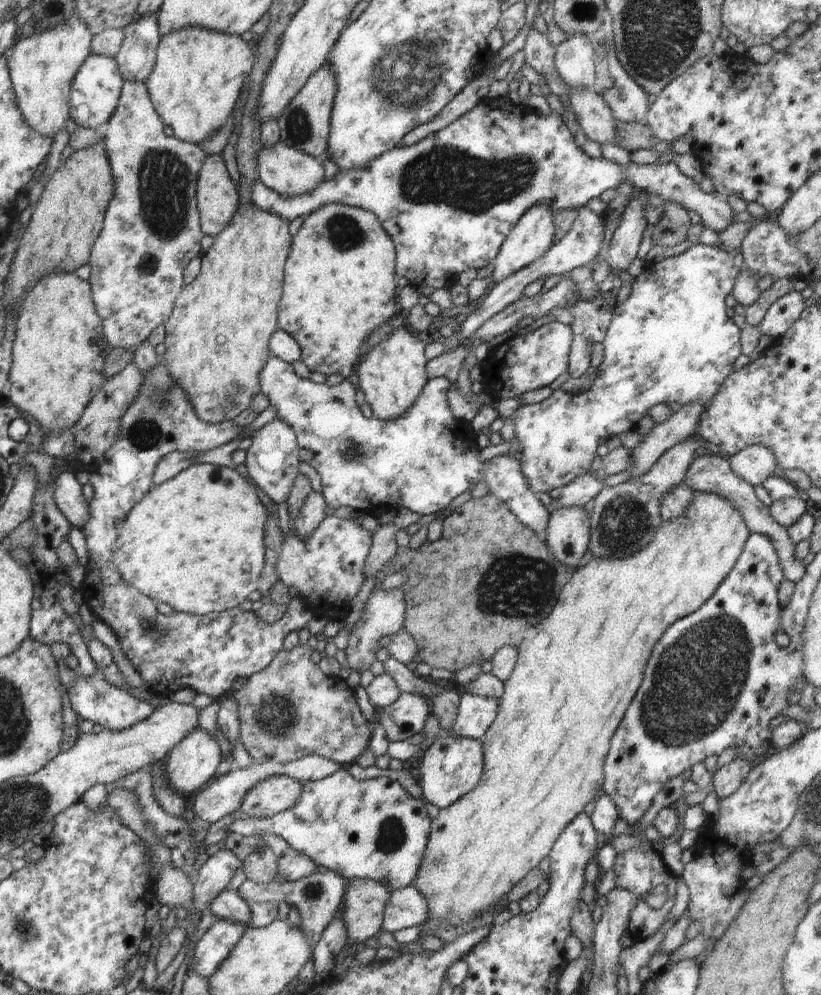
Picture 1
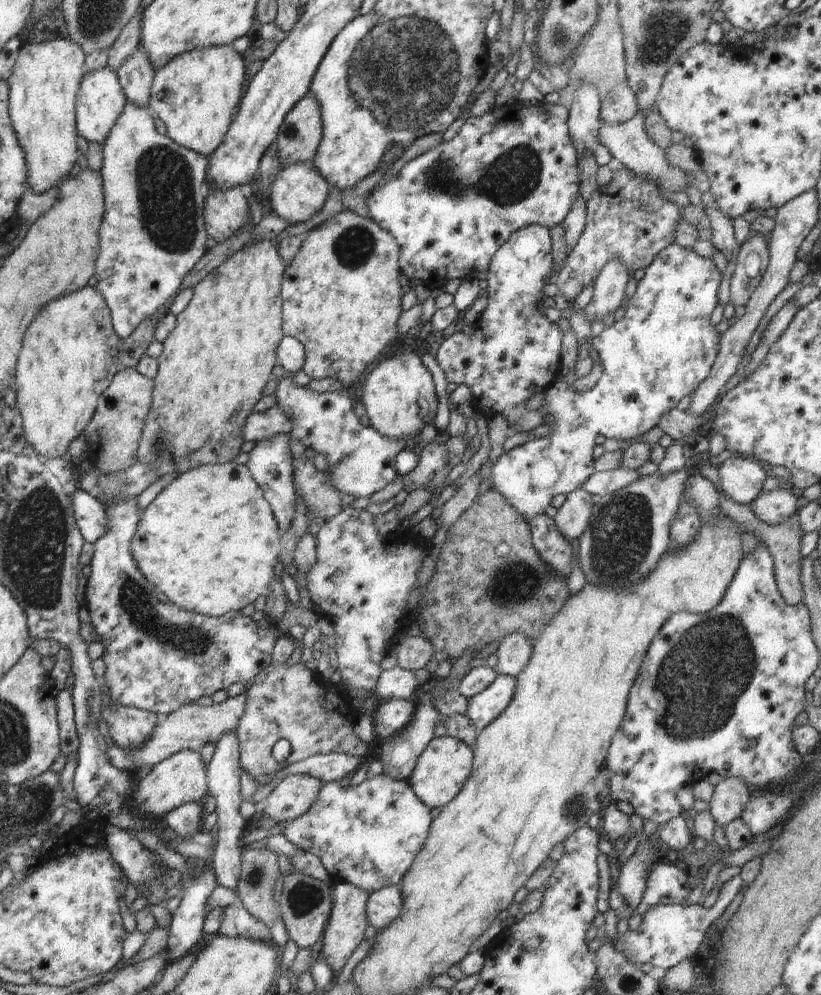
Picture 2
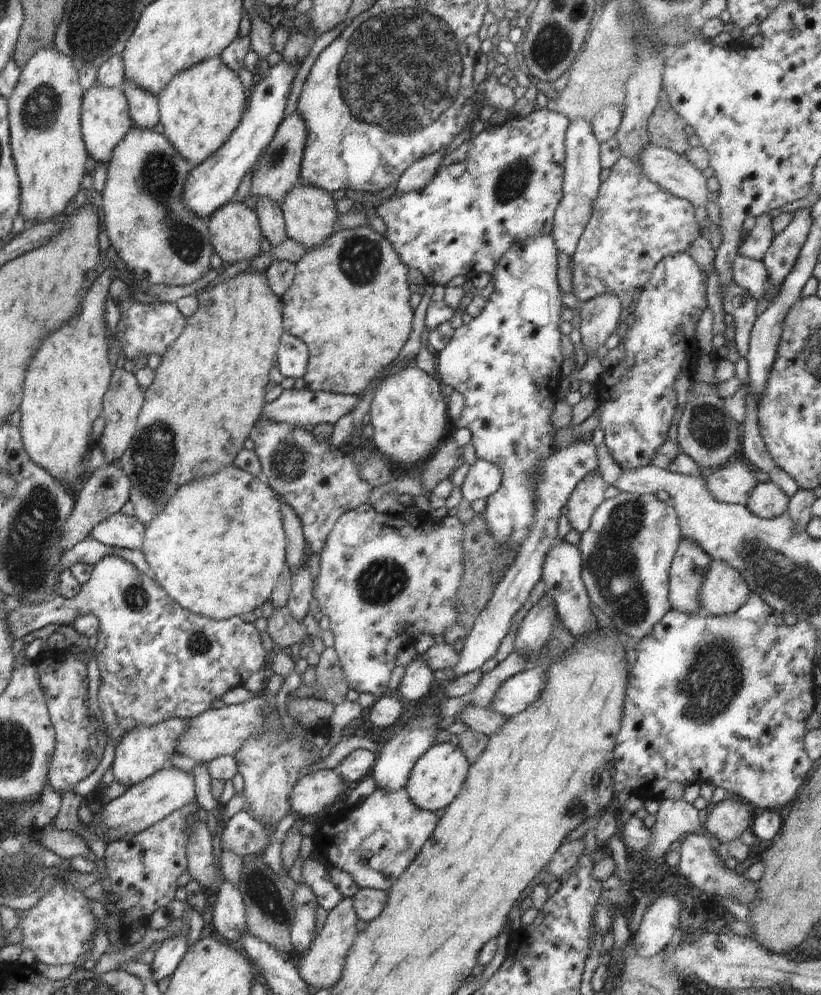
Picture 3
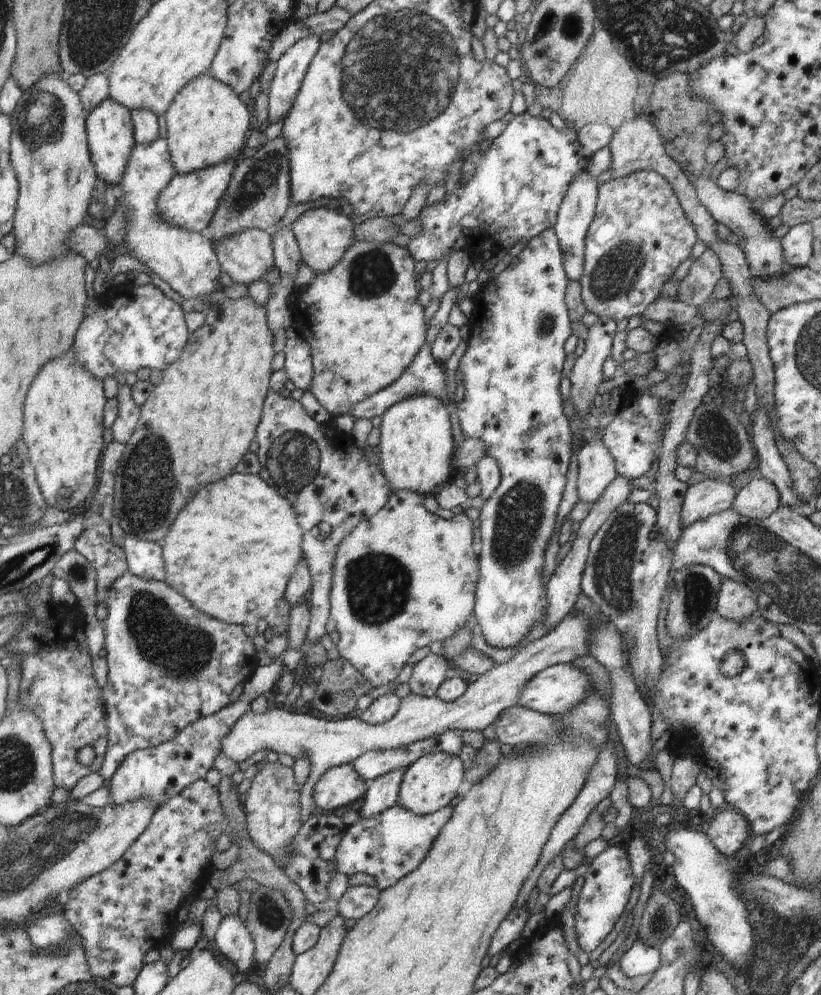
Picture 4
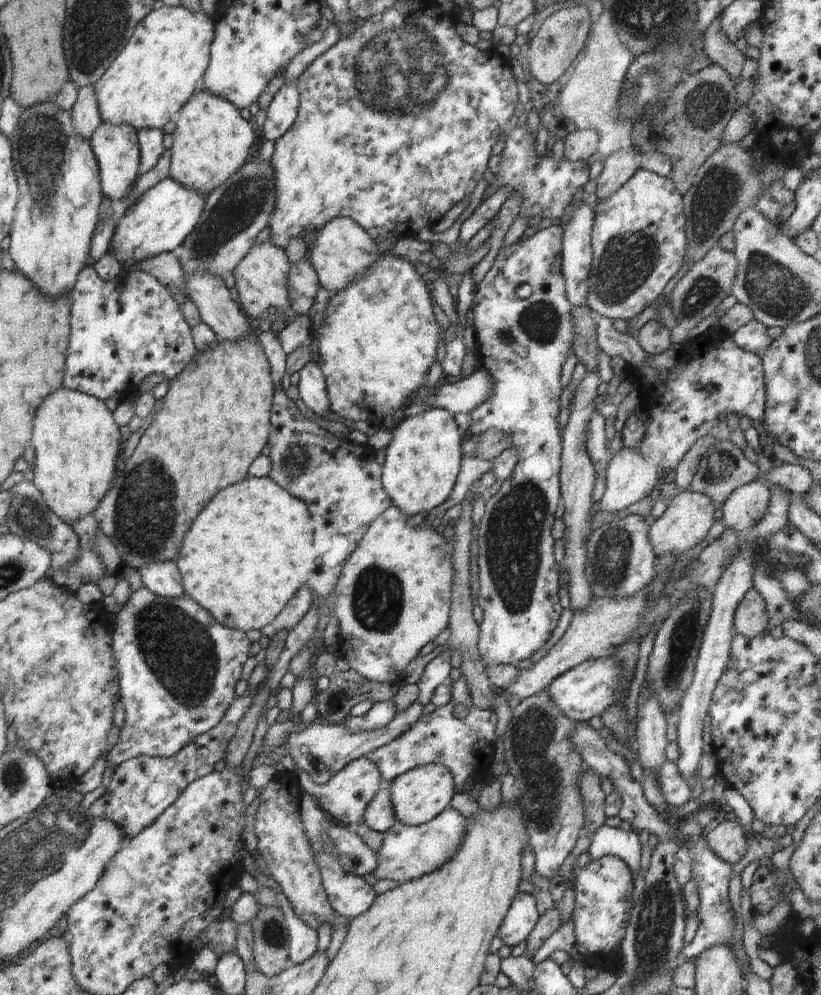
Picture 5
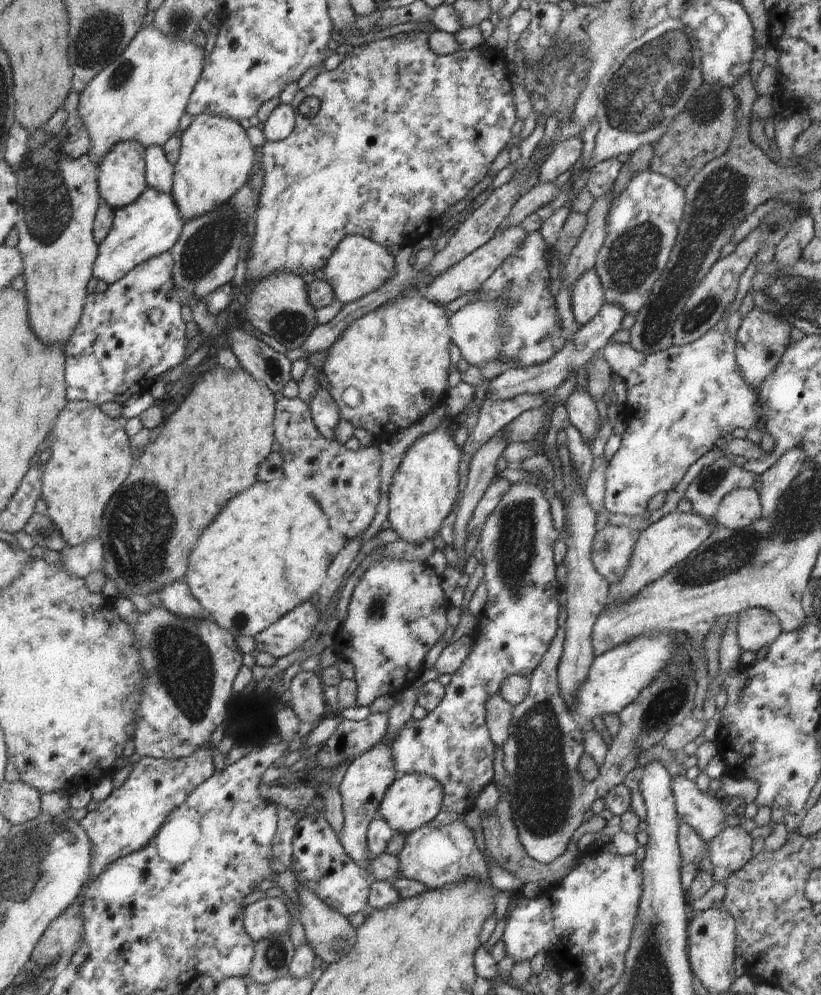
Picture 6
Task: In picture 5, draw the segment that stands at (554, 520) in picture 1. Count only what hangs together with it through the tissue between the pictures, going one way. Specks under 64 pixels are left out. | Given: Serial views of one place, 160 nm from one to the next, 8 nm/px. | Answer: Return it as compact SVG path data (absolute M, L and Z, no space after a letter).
M594 411L591 414L586 439L588 456L592 461L597 476L600 475L601 477L605 476L609 460L613 456L606 444L605 419L598 411Z

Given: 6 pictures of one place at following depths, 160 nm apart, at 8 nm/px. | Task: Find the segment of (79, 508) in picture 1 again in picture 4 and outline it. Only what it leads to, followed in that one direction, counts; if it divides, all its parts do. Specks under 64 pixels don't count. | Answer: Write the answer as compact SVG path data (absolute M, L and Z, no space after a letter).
M125 534L123 550L130 573L145 581L165 582L165 562L160 544Z

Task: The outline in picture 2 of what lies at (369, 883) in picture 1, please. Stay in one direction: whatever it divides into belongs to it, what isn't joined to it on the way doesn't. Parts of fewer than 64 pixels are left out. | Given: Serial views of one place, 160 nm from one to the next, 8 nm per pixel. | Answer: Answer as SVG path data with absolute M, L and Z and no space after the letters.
M336 881L332 888L333 908L329 912L328 922L323 937L317 946L316 956L324 960L335 975L348 962L348 958L352 956L352 953L364 938L364 931L369 924L365 913L369 894L347 882Z

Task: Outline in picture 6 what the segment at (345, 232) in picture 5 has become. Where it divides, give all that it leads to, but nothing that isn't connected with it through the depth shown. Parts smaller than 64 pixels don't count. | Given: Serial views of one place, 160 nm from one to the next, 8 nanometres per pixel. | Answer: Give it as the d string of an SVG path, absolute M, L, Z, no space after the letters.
M348 234L338 242L334 252L328 256L326 266L320 276L330 284L336 299L342 303L355 302L362 296L382 288L388 282L388 278L392 278L394 260L395 258L384 246L360 234Z

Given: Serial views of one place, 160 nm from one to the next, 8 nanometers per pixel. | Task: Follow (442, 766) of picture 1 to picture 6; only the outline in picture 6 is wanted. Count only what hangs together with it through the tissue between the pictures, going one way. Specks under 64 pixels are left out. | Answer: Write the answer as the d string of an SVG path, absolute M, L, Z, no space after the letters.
M404 773L390 784L379 807L379 814L398 834L413 832L428 825L441 811L444 788L432 776L419 773Z

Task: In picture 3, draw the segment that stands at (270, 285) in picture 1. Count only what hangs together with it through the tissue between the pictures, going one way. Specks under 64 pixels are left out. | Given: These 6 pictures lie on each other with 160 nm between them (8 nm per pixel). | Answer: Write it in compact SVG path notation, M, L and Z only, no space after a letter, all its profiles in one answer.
M244 271L206 288L197 299L196 312L185 318L182 334L164 352L154 381L145 390L134 437L118 463L132 482L128 498L134 506L133 517L144 526L160 516L164 504L170 502L180 486L200 476L215 474L222 466L231 466L267 404L265 388L284 332L281 298L268 288L264 274L266 272Z

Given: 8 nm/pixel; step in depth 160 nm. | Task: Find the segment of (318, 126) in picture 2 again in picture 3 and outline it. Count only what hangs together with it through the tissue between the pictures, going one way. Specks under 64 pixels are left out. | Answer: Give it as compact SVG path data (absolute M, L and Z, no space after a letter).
M295 110L283 120L276 134L274 134L274 140L268 144L268 148L262 152L262 156L260 156L258 162L254 164L250 199L245 201L246 204L254 209L254 202L256 202L258 198L264 198L264 196L266 196L266 198L270 198L272 202L276 202L278 206L282 205L284 196L292 190L292 186L294 186L300 178L306 140L308 140L306 122L302 120L302 116Z

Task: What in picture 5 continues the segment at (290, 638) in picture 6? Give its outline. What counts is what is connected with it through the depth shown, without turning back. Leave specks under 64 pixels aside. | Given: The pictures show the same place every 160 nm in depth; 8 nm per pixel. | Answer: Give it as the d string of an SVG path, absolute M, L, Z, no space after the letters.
M307 585L300 587L296 594L288 601L284 610L269 625L260 629L261 636L267 636L270 640L280 631L290 632L313 605L310 591Z

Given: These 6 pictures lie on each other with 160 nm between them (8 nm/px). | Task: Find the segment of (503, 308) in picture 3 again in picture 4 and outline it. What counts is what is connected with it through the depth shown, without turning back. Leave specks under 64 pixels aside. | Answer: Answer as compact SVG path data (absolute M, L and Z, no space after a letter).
M553 228L546 229L528 241L526 248L509 264L496 278L489 279L479 287L474 298L474 316L469 322L470 334L467 340L467 349L462 356L459 367L465 384L464 398L456 403L455 411L460 419L463 436L468 439L482 440L486 445L487 456L491 456L497 473L495 489L489 499L486 499L480 513L480 540L482 549L479 558L479 577L475 594L474 614L477 618L477 632L484 636L486 644L494 648L515 647L526 636L534 626L543 624L547 615L548 601L546 596L547 580L544 580L544 554L550 544L554 528L556 528L556 516L558 506L562 500L562 492L566 486L566 471L572 456L571 442L573 440L569 420L562 409L562 395L560 394L560 380L562 380L562 365L564 364L564 342L572 336L570 328L571 320L565 303L565 292L568 284L563 260L562 249Z

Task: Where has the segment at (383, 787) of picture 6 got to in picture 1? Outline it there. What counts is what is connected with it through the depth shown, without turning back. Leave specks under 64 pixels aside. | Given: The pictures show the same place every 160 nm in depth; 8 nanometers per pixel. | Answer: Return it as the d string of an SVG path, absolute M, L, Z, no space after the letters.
M270 776L250 788L240 809L250 817L268 818L292 808L300 798L301 783L288 776Z

